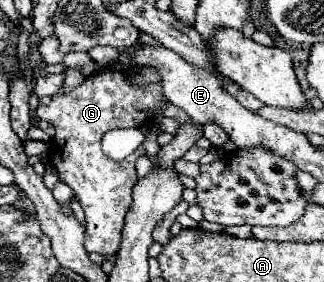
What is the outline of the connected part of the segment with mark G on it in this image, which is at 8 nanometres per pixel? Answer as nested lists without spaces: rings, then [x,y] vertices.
[[[101,69],[99,73],[93,73],[83,79],[73,91],[63,91],[59,89],[49,105],[39,105],[37,117],[43,121],[53,123],[55,127],[55,137],[51,141],[51,161],[53,167],[59,173],[59,181],[69,185],[75,195],[79,197],[79,203],[85,211],[85,249],[87,253],[99,253],[99,255],[115,255],[121,243],[121,229],[123,229],[123,219],[125,213],[131,205],[131,189],[137,181],[137,169],[129,161],[111,161],[109,157],[103,155],[101,151],[101,137],[105,131],[117,128],[140,128],[148,117],[148,123],[152,121],[155,111],[159,109],[161,101],[165,99],[163,93],[159,91],[159,83],[149,85],[147,89],[137,89],[131,85],[129,77],[121,71],[115,69]]]

